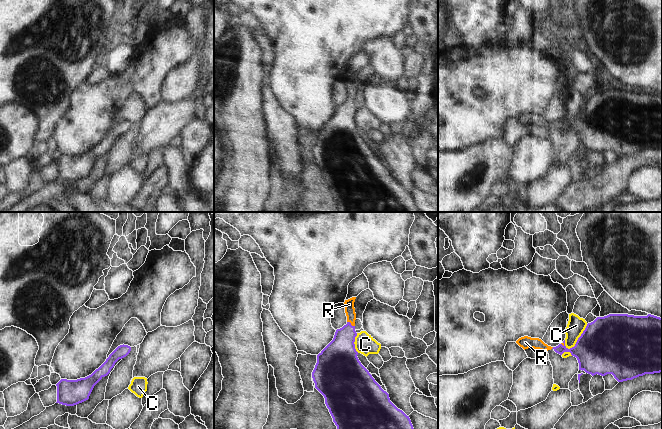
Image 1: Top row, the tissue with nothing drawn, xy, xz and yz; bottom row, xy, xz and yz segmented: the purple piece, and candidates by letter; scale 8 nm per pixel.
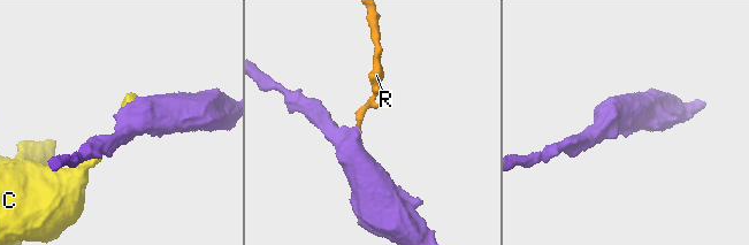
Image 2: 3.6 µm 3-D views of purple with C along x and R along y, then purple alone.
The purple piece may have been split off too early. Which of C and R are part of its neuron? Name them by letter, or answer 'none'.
R

